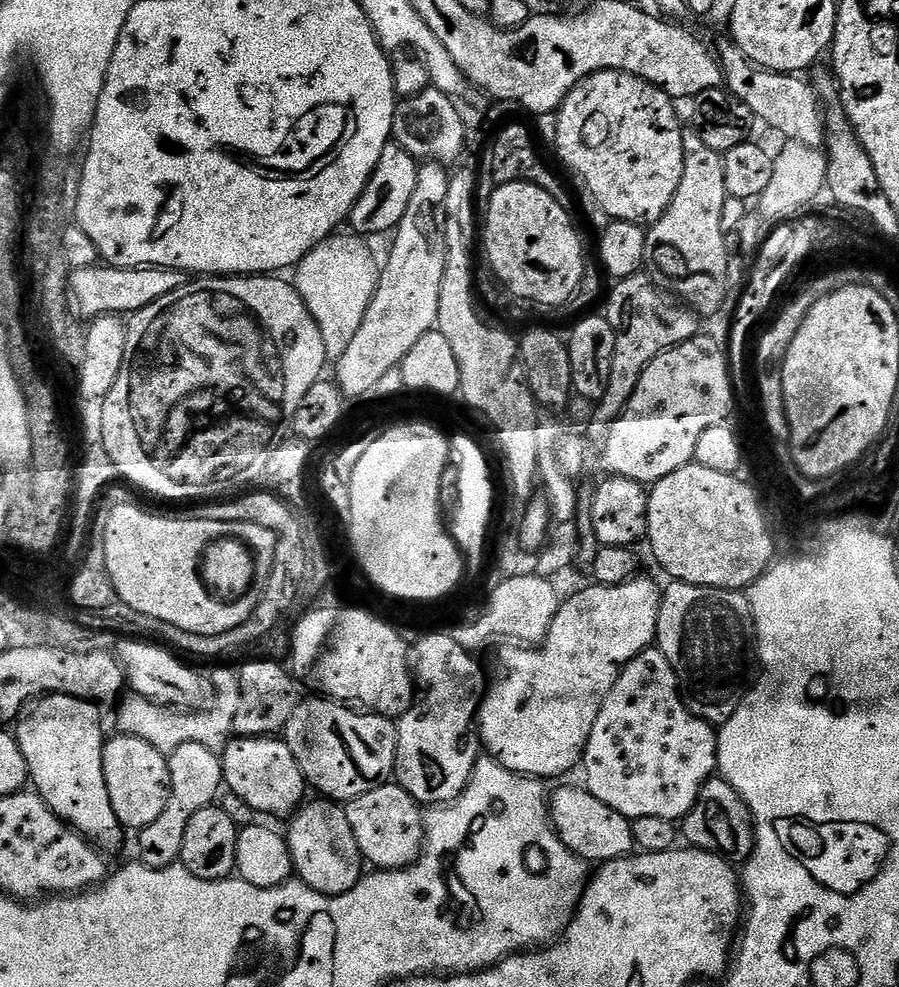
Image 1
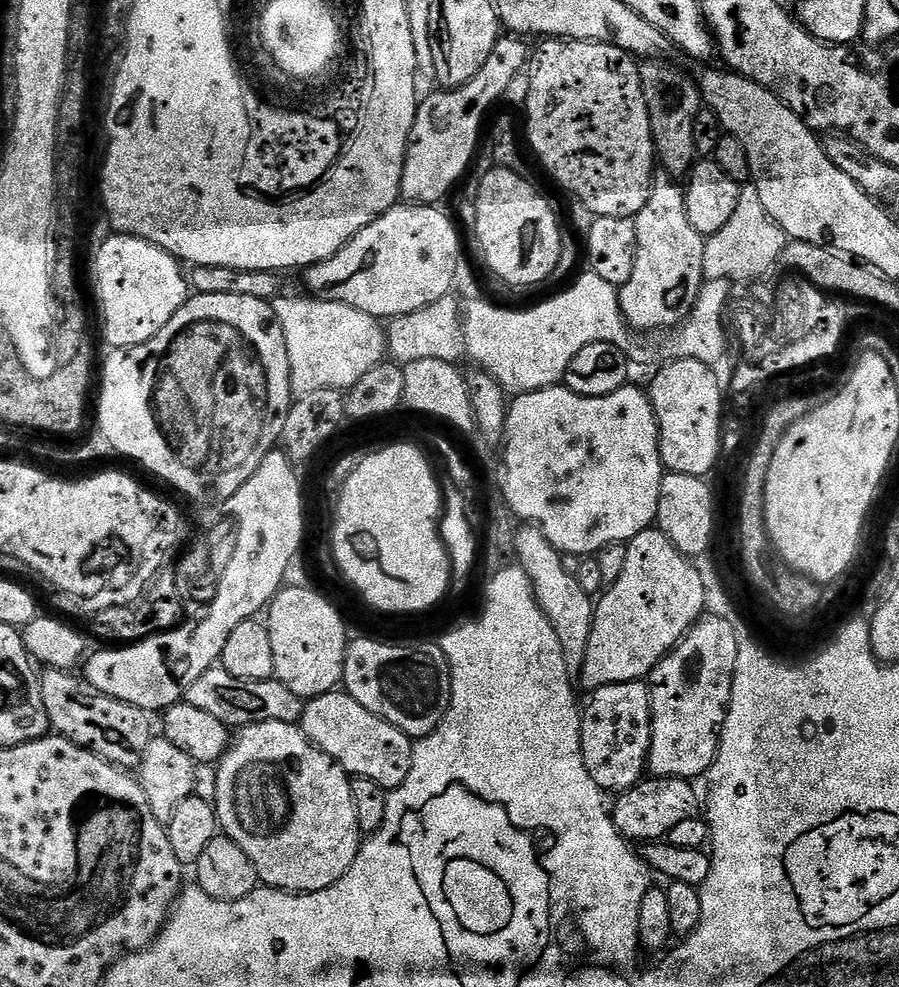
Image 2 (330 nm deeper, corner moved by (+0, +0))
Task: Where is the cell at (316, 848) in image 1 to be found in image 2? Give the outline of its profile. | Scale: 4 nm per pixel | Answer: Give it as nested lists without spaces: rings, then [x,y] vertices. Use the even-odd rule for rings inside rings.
[[[267,720],[257,724],[249,724],[248,727],[239,729],[235,733],[234,739],[229,743],[227,752],[220,757],[218,767],[216,768],[216,777],[218,778],[218,794],[216,795],[216,822],[219,831],[225,836],[229,836],[254,862],[257,881],[261,885],[269,888],[280,888],[283,892],[317,892],[326,890],[326,886],[334,886],[346,870],[354,862],[362,843],[362,833],[358,826],[358,814],[354,814],[354,798],[352,797],[352,780],[350,779],[344,767],[334,758],[327,756],[321,748],[315,748],[304,734],[304,729],[295,725],[287,724],[281,720]]]

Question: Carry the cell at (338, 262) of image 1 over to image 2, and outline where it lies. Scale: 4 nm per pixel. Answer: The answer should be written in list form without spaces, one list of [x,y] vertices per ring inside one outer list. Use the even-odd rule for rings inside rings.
[[[281,294],[271,301],[274,314],[278,318],[278,322],[282,326],[282,334],[286,338],[286,354],[290,354],[290,386],[292,387],[293,397],[311,394],[316,390],[350,390],[358,382],[362,382],[362,378],[366,378],[366,374],[370,370],[374,370],[386,360],[386,328],[381,321],[370,314],[362,314],[362,310],[354,310],[354,306],[346,306],[342,302],[334,302],[333,300],[317,300],[315,298],[307,298],[305,295],[288,296],[289,294]]]

